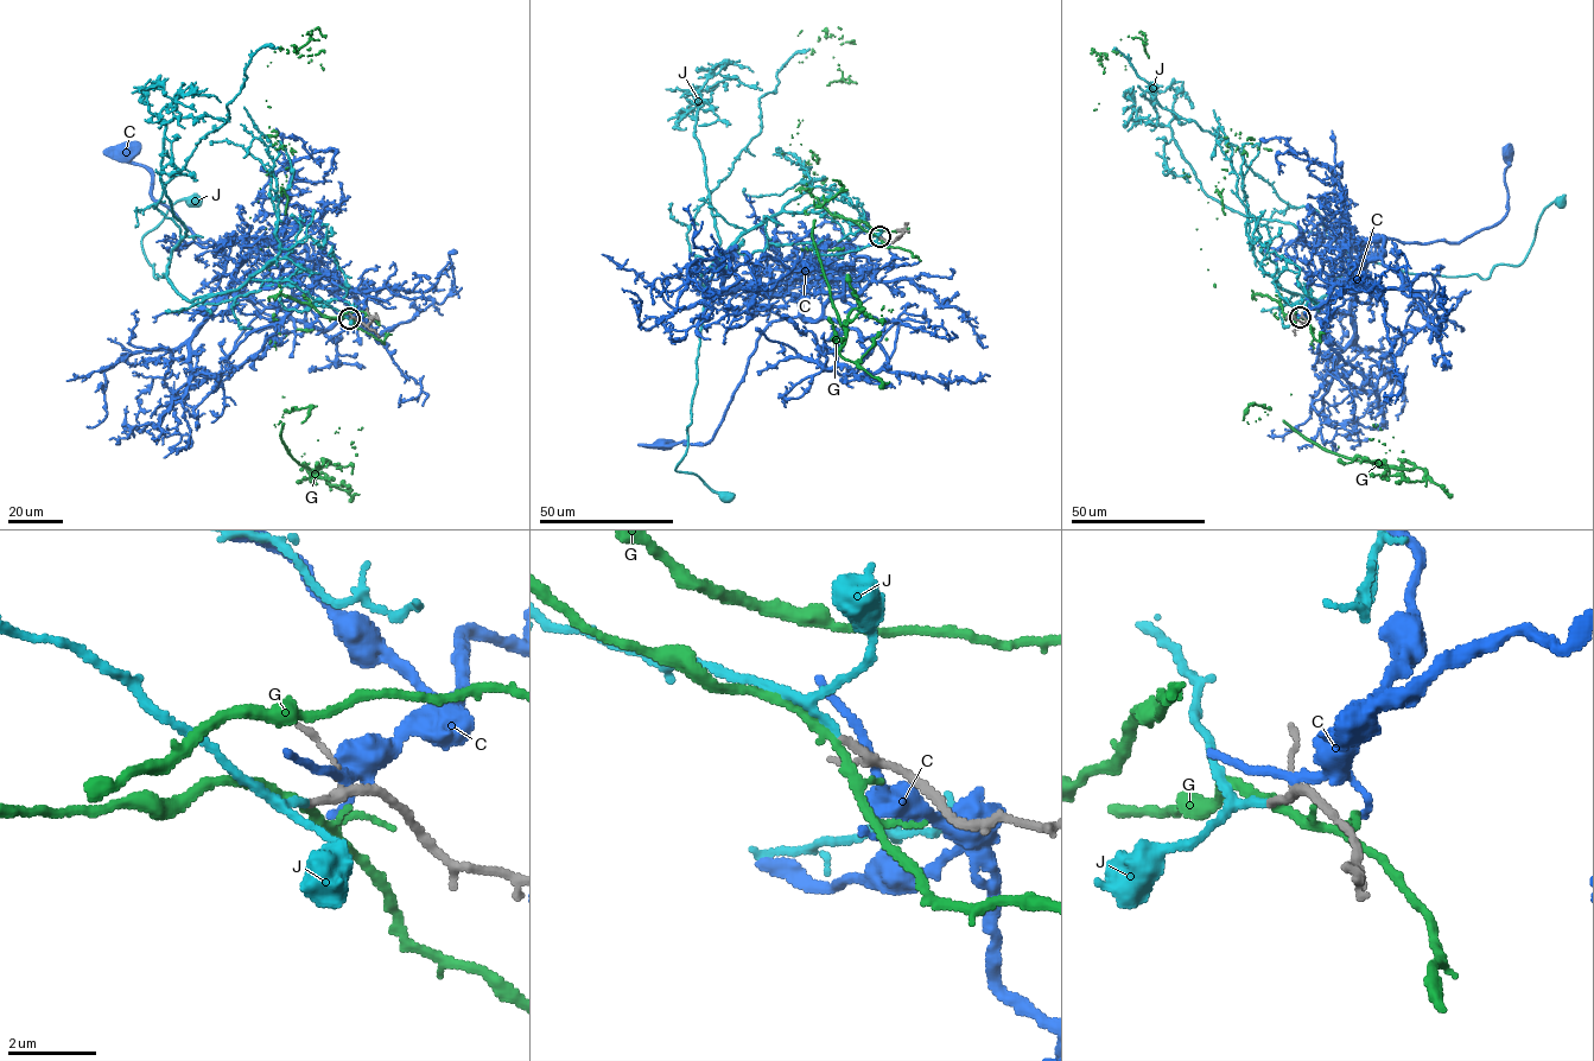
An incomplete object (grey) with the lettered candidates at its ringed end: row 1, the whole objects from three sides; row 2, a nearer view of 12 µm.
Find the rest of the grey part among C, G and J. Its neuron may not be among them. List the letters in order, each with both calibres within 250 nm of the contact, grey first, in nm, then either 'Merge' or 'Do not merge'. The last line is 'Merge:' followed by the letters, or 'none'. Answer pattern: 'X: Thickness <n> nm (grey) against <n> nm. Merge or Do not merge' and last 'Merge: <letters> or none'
C: Thickness 190 nm (grey) against 190 nm. Do not merge
G: Thickness 150 nm (grey) against 220 nm. Do not merge
J: Thickness 140 nm (grey) against 120 nm. Merge
Merge: J

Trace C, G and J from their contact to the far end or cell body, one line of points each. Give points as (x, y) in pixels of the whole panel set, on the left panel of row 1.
C: (351, 317), (364, 297), (311, 275), (271, 236), (201, 242), (153, 197), (152, 175), (127, 157), (129, 147)
G: (350, 318), (289, 298), (272, 315), (280, 437), (317, 470), (350, 464), (362, 427)
J: (350, 318), (287, 280), (186, 300), (166, 277), (170, 262), (153, 275), (143, 237), (173, 204), (192, 202)

